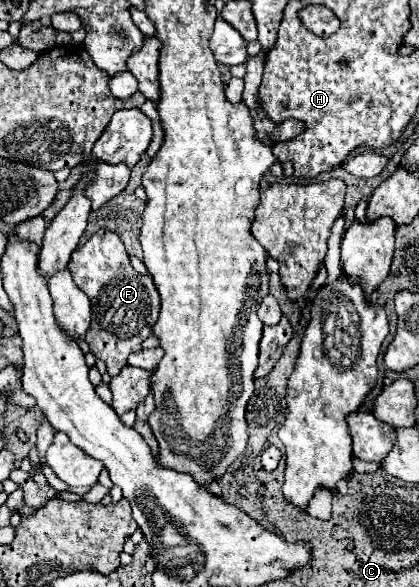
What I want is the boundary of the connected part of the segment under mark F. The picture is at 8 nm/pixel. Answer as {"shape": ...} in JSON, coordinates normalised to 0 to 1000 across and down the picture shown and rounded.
{"shape":[[[260,388],[232,392],[198,422],[189,419],[169,433],[169,467],[179,484],[217,511],[222,545],[203,569],[203,579],[227,610],[255,620],[260,641],[303,624],[303,606],[337,596],[337,583],[360,572],[360,552],[379,538],[379,497],[351,467],[332,467],[308,450],[308,436],[289,405]]]}

